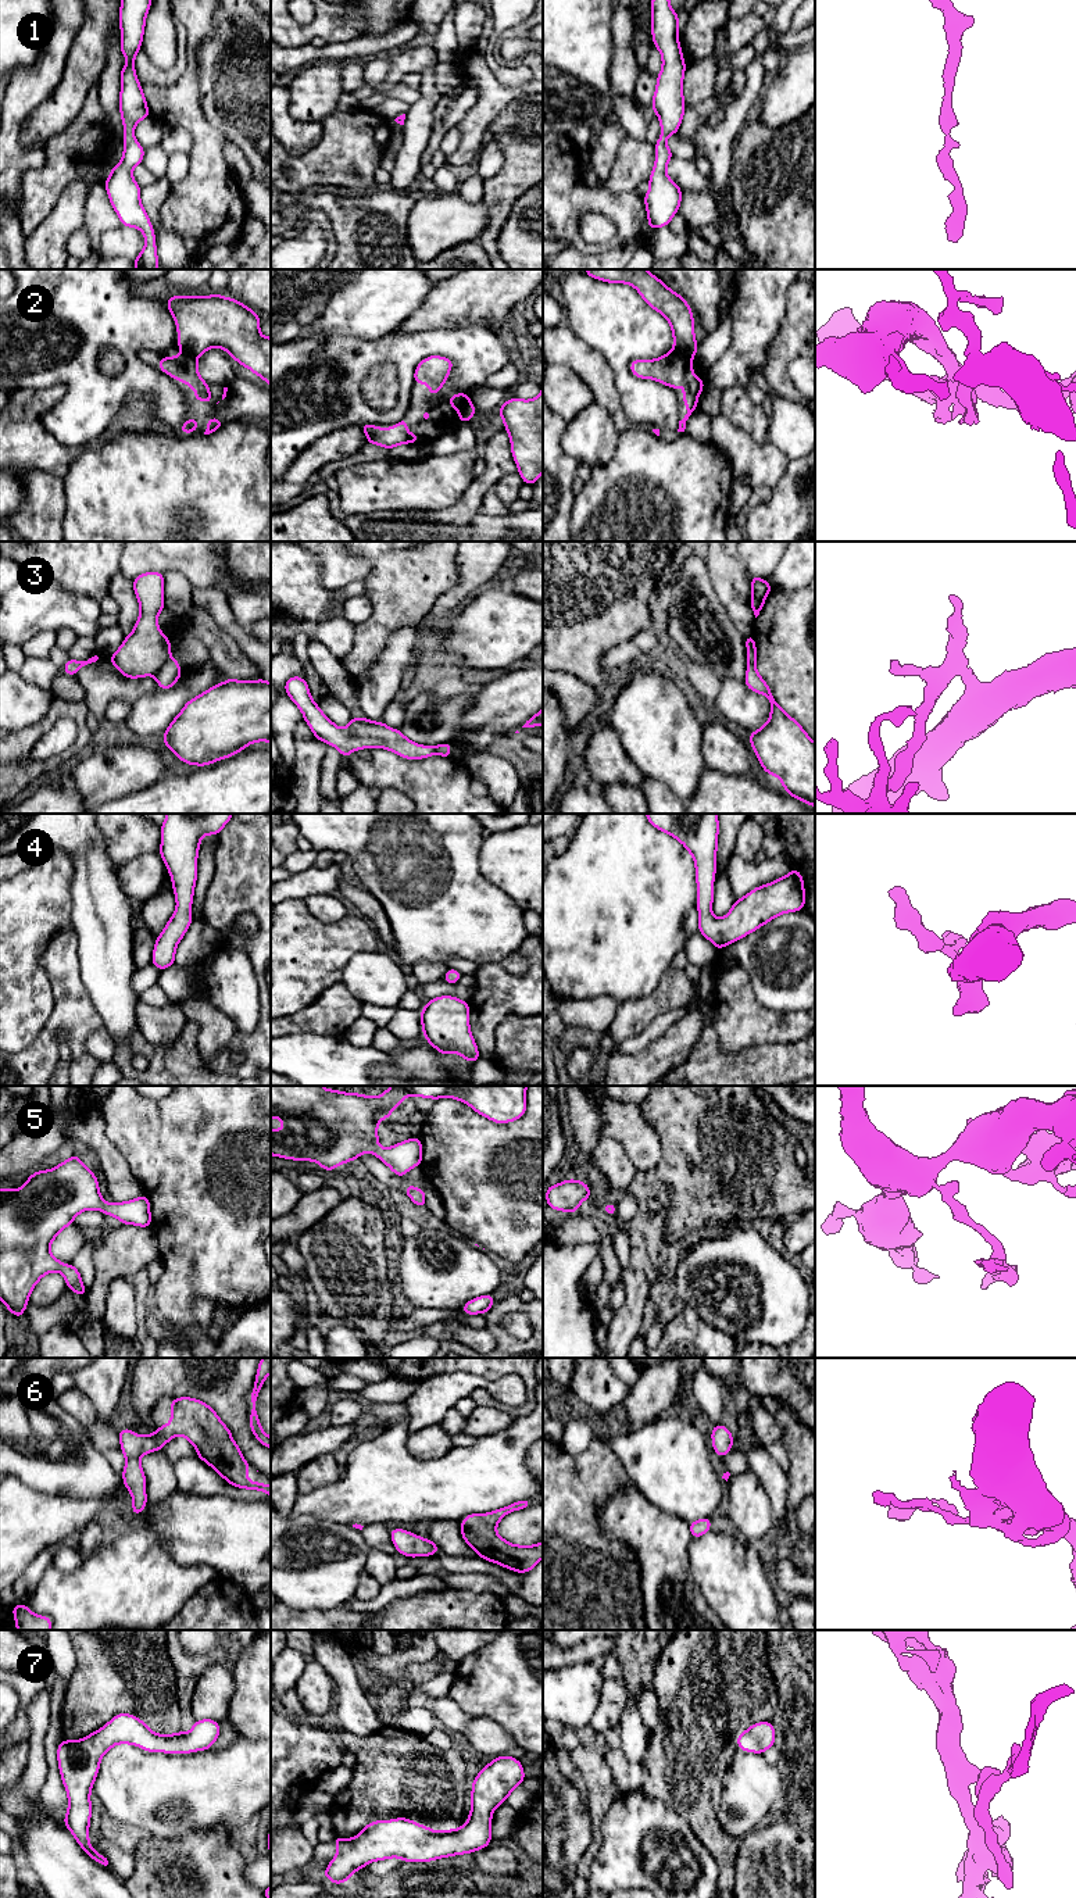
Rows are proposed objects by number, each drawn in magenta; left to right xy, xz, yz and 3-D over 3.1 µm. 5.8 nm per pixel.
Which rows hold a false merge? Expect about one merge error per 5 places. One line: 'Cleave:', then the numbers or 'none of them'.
Cleave: 2, 3

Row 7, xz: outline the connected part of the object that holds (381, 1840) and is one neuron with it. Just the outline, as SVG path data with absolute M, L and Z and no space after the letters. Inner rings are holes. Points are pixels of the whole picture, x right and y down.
M498 1756L473 1779L472 1808L464 1826L437 1833L407 1817L368 1823L355 1838L333 1838L337 1854L329 1862L323 1877L342 1884L373 1861L401 1858L404 1862L417 1863L486 1848L491 1841L494 1809L523 1780L523 1766L518 1759Z

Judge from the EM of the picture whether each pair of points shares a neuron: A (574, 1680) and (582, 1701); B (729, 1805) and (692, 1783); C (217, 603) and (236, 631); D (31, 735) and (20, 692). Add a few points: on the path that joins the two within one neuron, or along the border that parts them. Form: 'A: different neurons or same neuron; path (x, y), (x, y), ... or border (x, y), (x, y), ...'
A: same neuron; path (574, 1686), (576, 1695)
B: different neurons; border (729, 1768), (718, 1809), (724, 1832)
C: same neuron; path (220, 610), (229, 624)
D: different neurons; border (50, 703), (49, 710), (36, 722), (14, 731)

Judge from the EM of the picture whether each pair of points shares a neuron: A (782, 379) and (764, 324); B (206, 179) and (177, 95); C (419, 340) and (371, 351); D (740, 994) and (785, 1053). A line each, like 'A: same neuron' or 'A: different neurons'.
A: different neurons
B: same neuron
C: same neuron
D: different neurons

